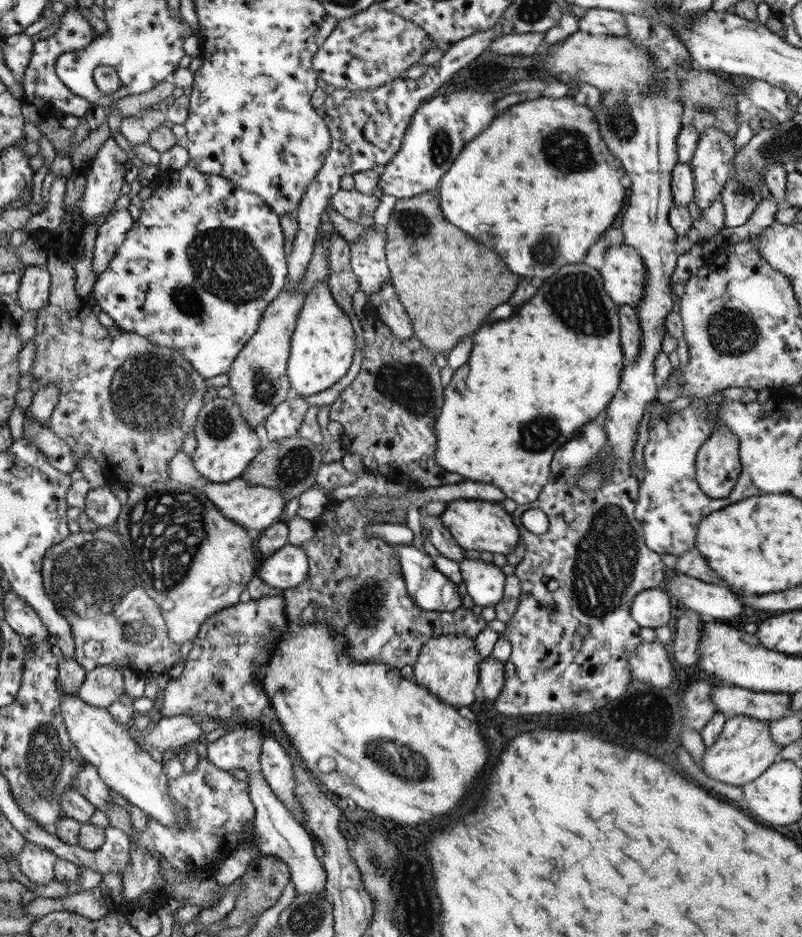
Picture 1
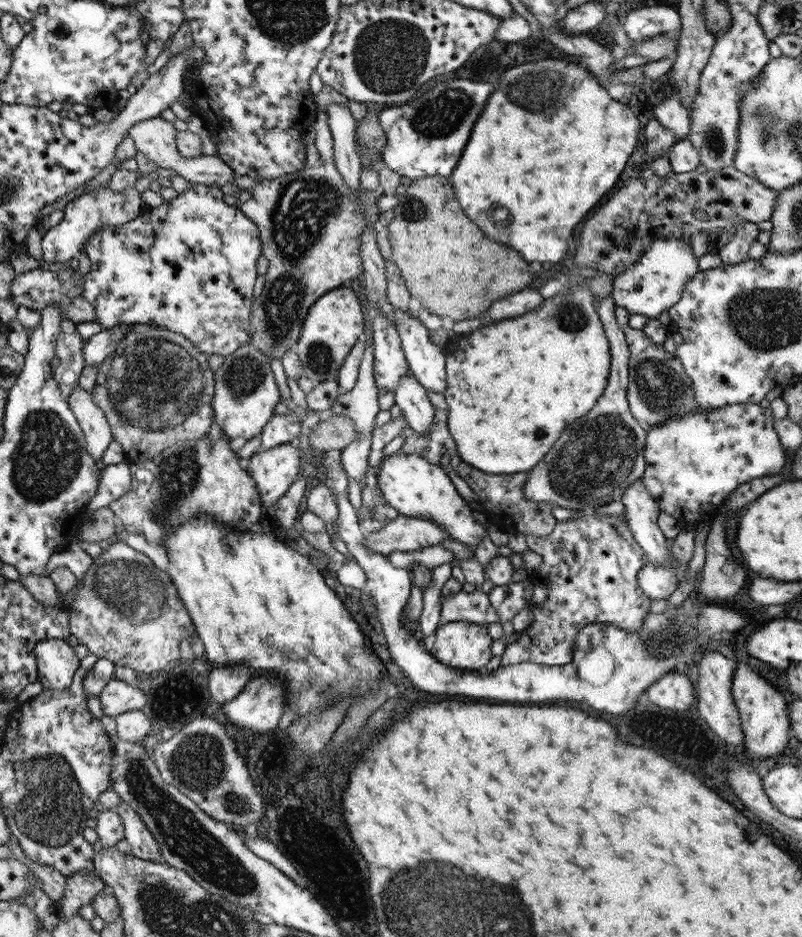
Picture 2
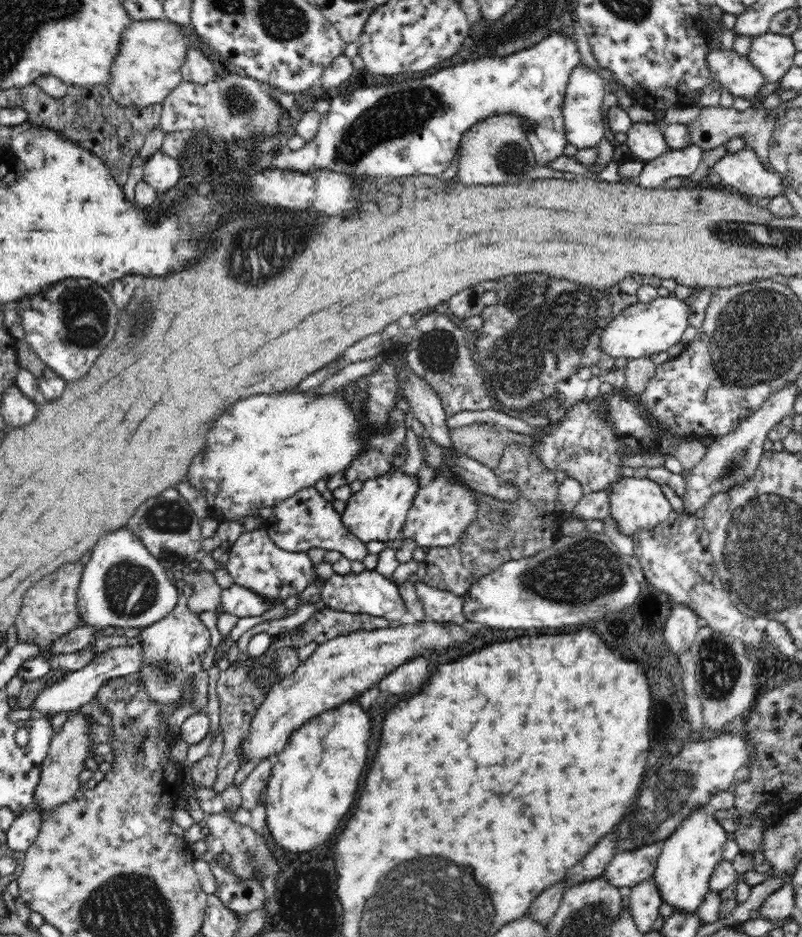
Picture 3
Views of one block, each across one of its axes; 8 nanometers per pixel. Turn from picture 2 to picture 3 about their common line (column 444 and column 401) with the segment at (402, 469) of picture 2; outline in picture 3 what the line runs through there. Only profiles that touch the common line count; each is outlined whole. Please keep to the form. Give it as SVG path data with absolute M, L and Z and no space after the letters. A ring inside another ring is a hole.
M400 470L364 481L361 490L352 493L346 501L344 511L340 513L342 525L364 543L399 538L418 488L416 475L408 476Z

